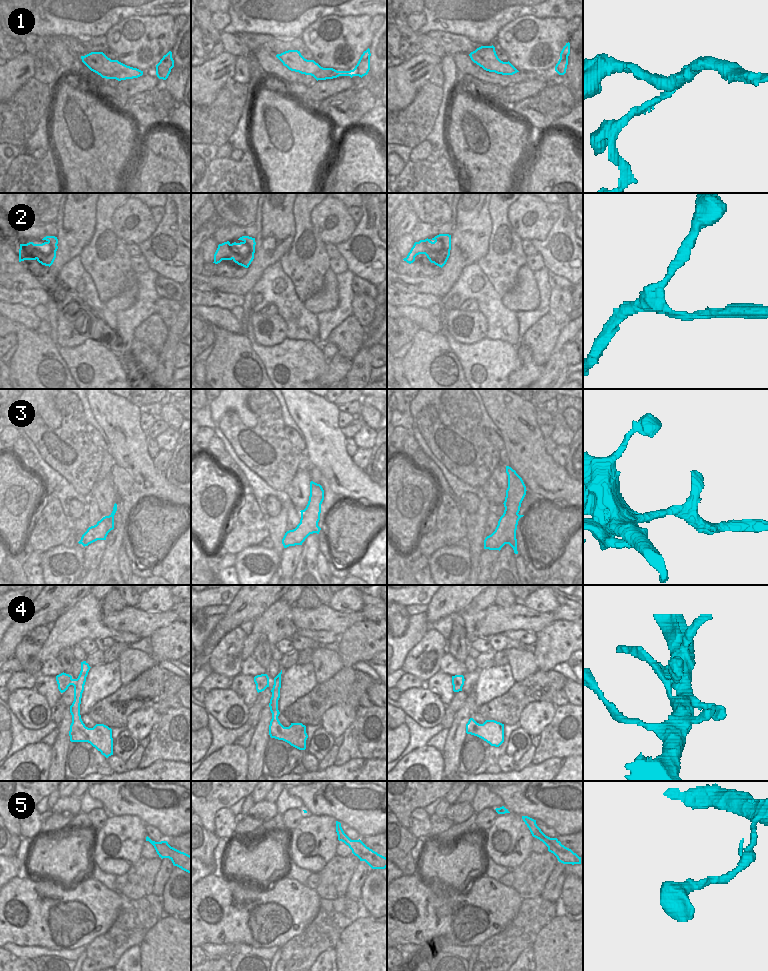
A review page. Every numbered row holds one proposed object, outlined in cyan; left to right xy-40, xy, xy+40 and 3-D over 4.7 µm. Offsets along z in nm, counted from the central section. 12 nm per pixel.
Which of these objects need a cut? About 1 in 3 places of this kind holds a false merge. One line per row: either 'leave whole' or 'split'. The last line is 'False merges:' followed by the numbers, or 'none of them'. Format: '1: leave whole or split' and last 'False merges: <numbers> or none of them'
1: split
2: leave whole
3: leave whole
4: leave whole
5: leave whole
False merges: 1

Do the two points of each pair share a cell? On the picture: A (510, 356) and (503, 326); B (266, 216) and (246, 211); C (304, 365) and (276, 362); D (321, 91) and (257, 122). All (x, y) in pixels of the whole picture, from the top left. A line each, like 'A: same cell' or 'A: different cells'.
A: different cells
B: different cells
C: same cell
D: different cells

